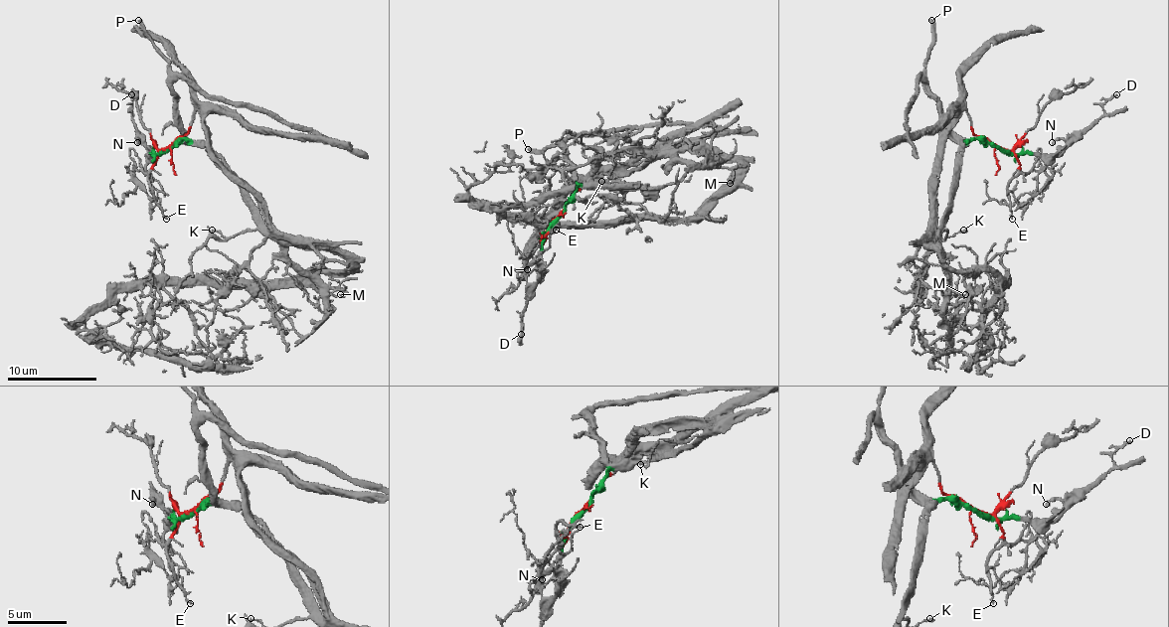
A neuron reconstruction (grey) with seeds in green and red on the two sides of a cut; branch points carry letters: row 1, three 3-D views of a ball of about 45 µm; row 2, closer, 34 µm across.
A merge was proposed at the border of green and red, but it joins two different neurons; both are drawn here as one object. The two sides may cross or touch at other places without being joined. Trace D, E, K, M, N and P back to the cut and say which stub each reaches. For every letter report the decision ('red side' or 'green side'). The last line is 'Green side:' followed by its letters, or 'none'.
D: green side
E: red side
K: green side
M: green side
N: green side
P: green side
Green side: D, K, M, N, P

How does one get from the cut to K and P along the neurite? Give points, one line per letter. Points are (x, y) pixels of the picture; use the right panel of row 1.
K: (998, 147), (968, 140), (955, 154), (955, 188), (941, 228), (946, 230), (944, 236), (964, 230)
P: (998, 147), (959, 138), (944, 118), (939, 100), (930, 91), (926, 67), (926, 54), (932, 42), (930, 20)

